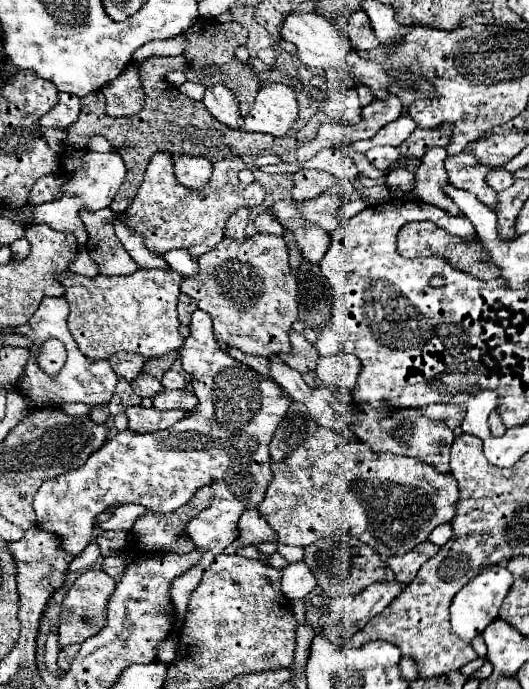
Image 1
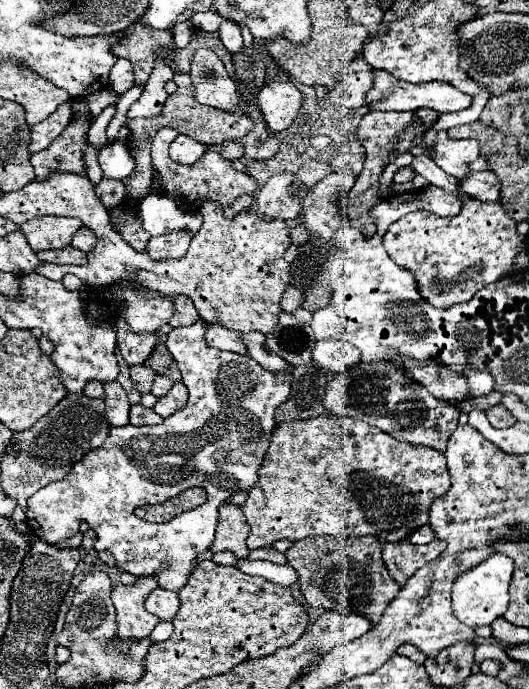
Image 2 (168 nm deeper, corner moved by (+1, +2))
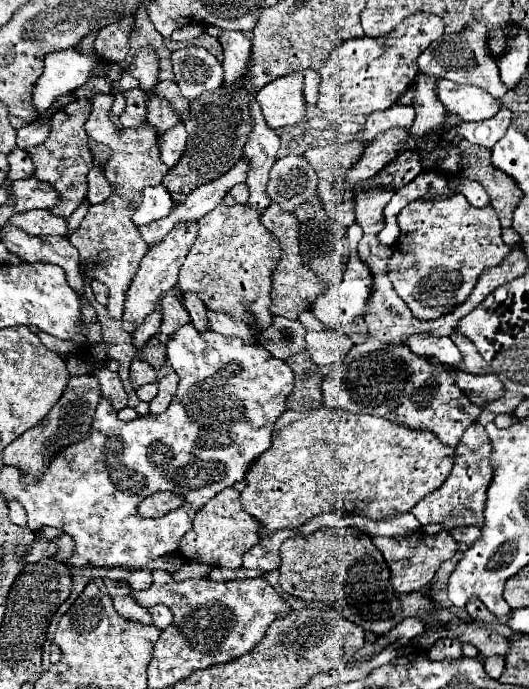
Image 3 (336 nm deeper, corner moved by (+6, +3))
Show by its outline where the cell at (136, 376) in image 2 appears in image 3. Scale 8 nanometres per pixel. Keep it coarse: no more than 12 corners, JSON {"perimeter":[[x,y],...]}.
{"perimeter":[[138,357],[130,365],[134,389],[156,383],[154,369]]}

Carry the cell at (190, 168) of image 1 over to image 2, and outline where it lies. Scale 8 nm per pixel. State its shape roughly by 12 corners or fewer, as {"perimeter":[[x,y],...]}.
{"perimeter":[[183,134],[171,142],[171,160],[191,166],[207,146]]}

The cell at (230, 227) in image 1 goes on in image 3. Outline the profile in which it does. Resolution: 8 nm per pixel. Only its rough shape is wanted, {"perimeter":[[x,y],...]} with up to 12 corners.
{"perimeter":[[236,185],[224,205],[244,205],[248,201],[248,185]]}

